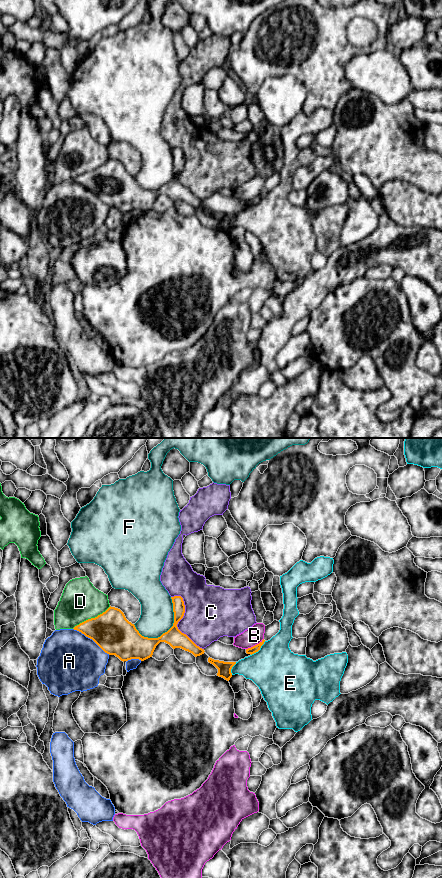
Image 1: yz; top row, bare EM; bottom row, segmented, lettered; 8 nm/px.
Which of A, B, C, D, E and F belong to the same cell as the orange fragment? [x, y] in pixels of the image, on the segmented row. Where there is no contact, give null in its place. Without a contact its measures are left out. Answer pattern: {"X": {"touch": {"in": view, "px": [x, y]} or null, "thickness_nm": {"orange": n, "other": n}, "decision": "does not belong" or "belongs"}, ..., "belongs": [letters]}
{"A": {"touch": {"in": "yz", "px": [91, 638]}, "thickness_nm": {"orange": 320, "other": 480}, "decision": "does not belong"}, "B": {"touch": {"in": "yz", "px": [255, 645]}, "thickness_nm": {"orange": 60, "other": 150}, "decision": "does not belong"}, "C": {"touch": {"in": "yz", "px": [180, 619]}, "thickness_nm": {"orange": 150, "other": 420}, "decision": "does not belong"}, "D": {"touch": {"in": "yz", "px": [91, 618]}, "thickness_nm": {"orange": 320, "other": 320}, "decision": "does not belong"}, "E": {"touch": {"in": "yz", "px": [259, 649]}, "thickness_nm": {"orange": 60, "other": 400}, "decision": "does not belong"}, "F": {"touch": {"in": "yz", "px": [172, 626]}, "thickness_nm": {"orange": 150, "other": 280}, "decision": "does not belong"}, "belongs": []}

